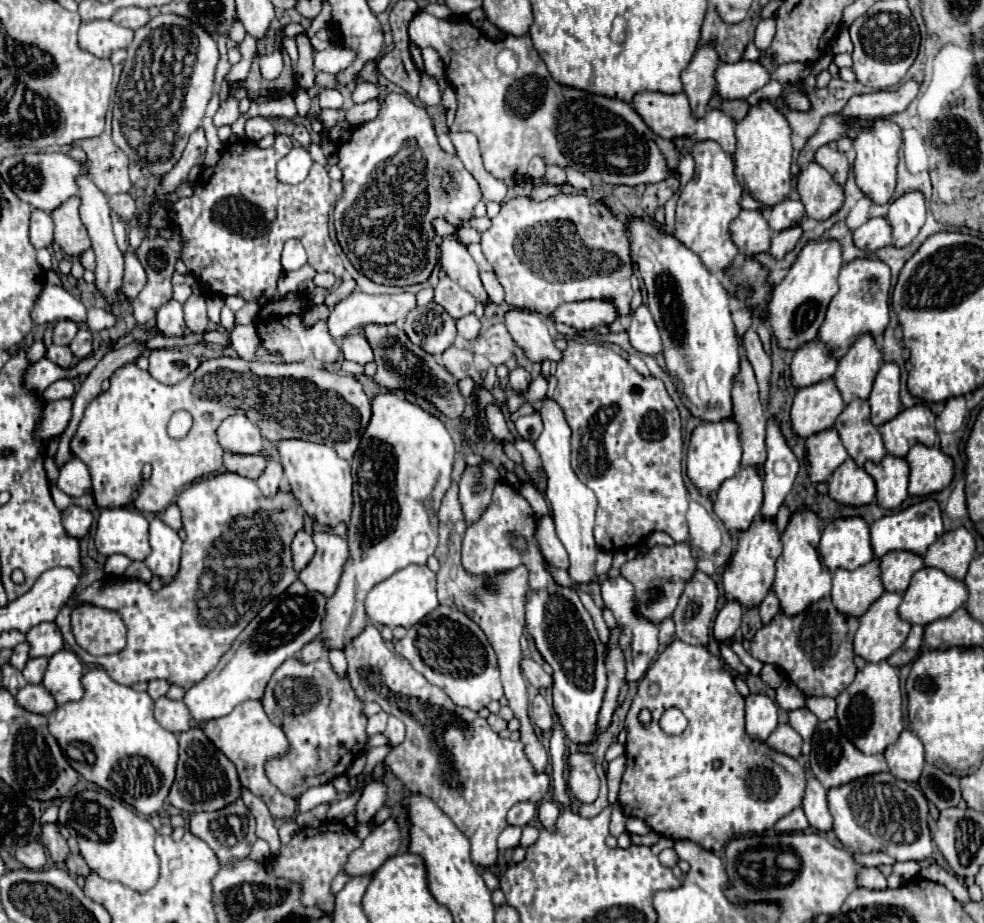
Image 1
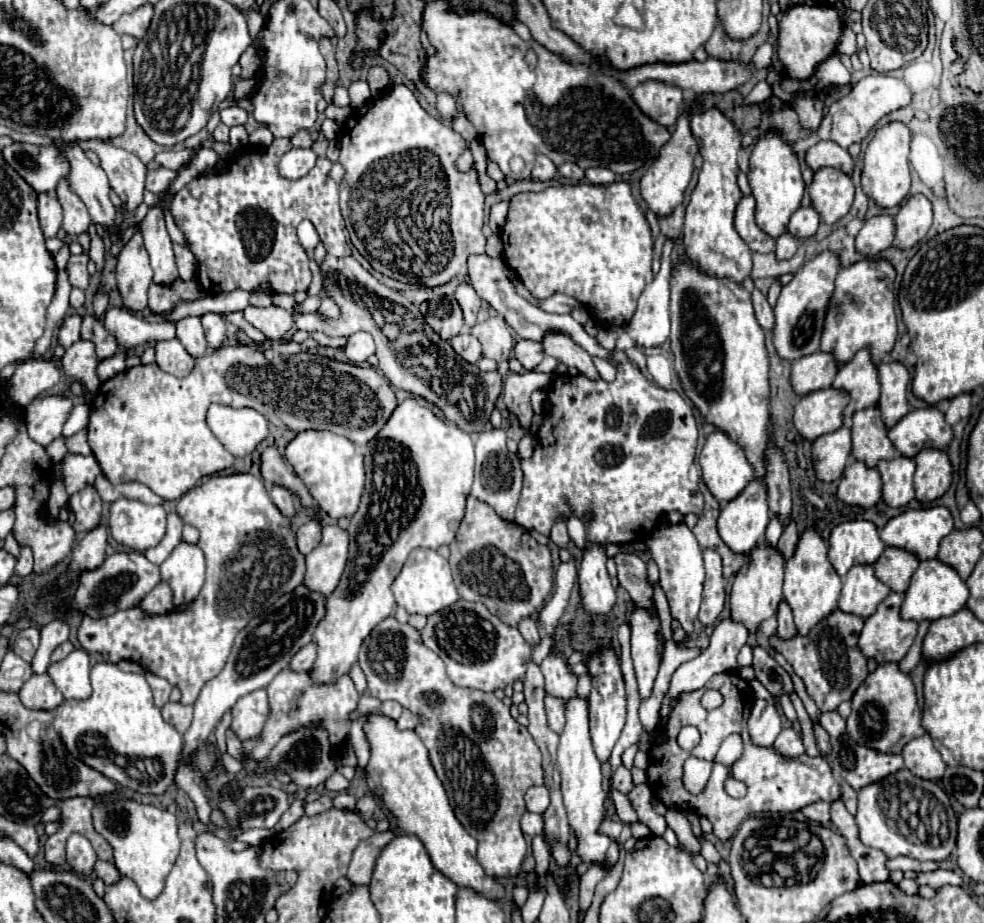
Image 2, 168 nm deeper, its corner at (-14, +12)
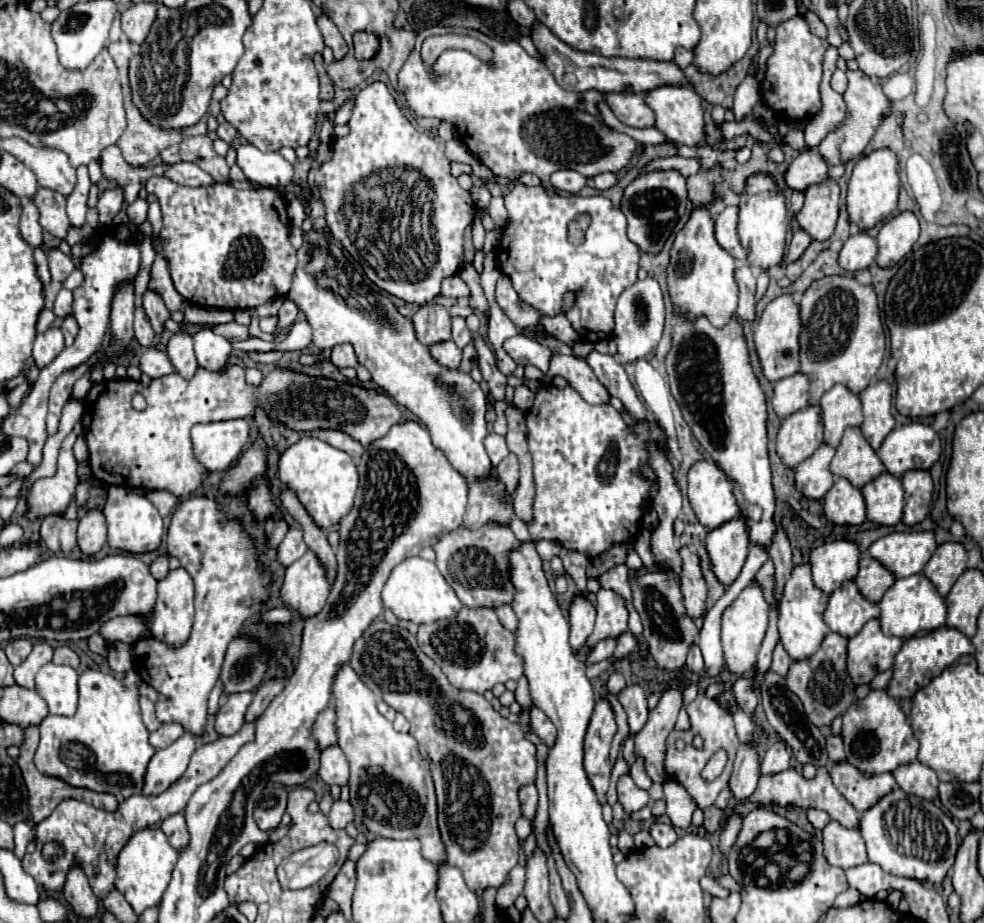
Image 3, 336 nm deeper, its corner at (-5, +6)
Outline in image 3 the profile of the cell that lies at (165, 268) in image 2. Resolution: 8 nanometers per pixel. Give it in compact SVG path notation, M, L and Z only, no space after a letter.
M147 288L145 294L143 294L143 308L145 308L147 316L151 318L151 324L153 324L155 332L161 332L163 330L163 322L171 316L171 312L167 310L161 294L157 290Z

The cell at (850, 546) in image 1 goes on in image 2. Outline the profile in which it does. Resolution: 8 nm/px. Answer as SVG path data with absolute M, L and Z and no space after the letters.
M868 520L838 524L832 530L828 544L828 560L840 576L856 564L874 564L886 548L878 538L876 526Z

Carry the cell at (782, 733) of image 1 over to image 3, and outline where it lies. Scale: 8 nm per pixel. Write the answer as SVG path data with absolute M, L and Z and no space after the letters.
M777 740L763 756L761 762L761 772L763 774L777 774L789 768L789 760L791 760L791 752L787 748L787 744L783 740Z

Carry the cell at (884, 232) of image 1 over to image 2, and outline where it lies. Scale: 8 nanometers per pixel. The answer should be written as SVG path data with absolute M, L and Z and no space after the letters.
M886 214L874 216L864 222L856 236L856 250L864 258L874 258L894 242L894 220Z

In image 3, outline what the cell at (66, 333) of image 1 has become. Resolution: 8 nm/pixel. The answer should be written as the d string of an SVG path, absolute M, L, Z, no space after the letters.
M51 326L49 330L37 334L33 344L35 366L39 368L47 366L49 362L53 362L53 358L57 358L57 354L61 354L63 348L65 348L65 338L57 326Z

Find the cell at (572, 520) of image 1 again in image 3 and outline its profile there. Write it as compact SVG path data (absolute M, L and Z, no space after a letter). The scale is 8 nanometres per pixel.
M575 594L569 606L569 622L571 622L571 648L577 650L579 646L585 644L587 636L593 632L595 626L595 618L597 618L597 608L595 604L591 604L585 596Z

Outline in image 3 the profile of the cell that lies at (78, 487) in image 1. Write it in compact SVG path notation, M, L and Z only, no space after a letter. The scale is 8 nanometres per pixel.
M81 424L63 440L57 460L57 474L51 478L39 478L33 484L33 490L27 496L29 504L29 520L31 516L47 516L47 514L65 514L69 504L75 498L75 488L79 482L77 460L73 454L73 442L81 434Z

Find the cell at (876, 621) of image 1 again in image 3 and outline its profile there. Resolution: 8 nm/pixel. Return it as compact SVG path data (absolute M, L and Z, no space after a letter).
M879 618L869 620L863 626L863 630L849 640L849 648L847 648L847 672L849 672L851 680L855 684L865 684L865 682L871 682L879 672L889 670L893 666L895 654L897 654L897 650L901 650L901 646L903 646L903 638L883 634Z

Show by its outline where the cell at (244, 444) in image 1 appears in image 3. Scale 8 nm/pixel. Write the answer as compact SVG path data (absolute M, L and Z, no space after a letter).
M225 420L225 422L209 422L197 424L191 430L195 458L209 470L221 472L229 468L229 464L243 452L249 442L249 422Z

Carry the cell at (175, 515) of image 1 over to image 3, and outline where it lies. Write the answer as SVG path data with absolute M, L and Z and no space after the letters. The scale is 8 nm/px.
M157 556L157 558L151 562L149 568L151 568L151 574L153 574L157 580L165 578L167 572L169 572L169 556Z

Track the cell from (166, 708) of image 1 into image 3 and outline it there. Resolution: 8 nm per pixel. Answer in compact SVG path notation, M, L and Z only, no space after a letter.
M169 722L169 724L161 724L155 732L151 732L149 742L155 748L165 748L171 742L175 742L181 734L183 734L183 726L181 724L175 724L175 722Z

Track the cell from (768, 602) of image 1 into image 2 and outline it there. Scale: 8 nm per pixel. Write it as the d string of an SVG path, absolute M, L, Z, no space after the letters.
M782 600L778 606L778 636L782 640L790 640L796 636L796 626L794 626L792 612L790 612L790 606L786 604L786 600Z

